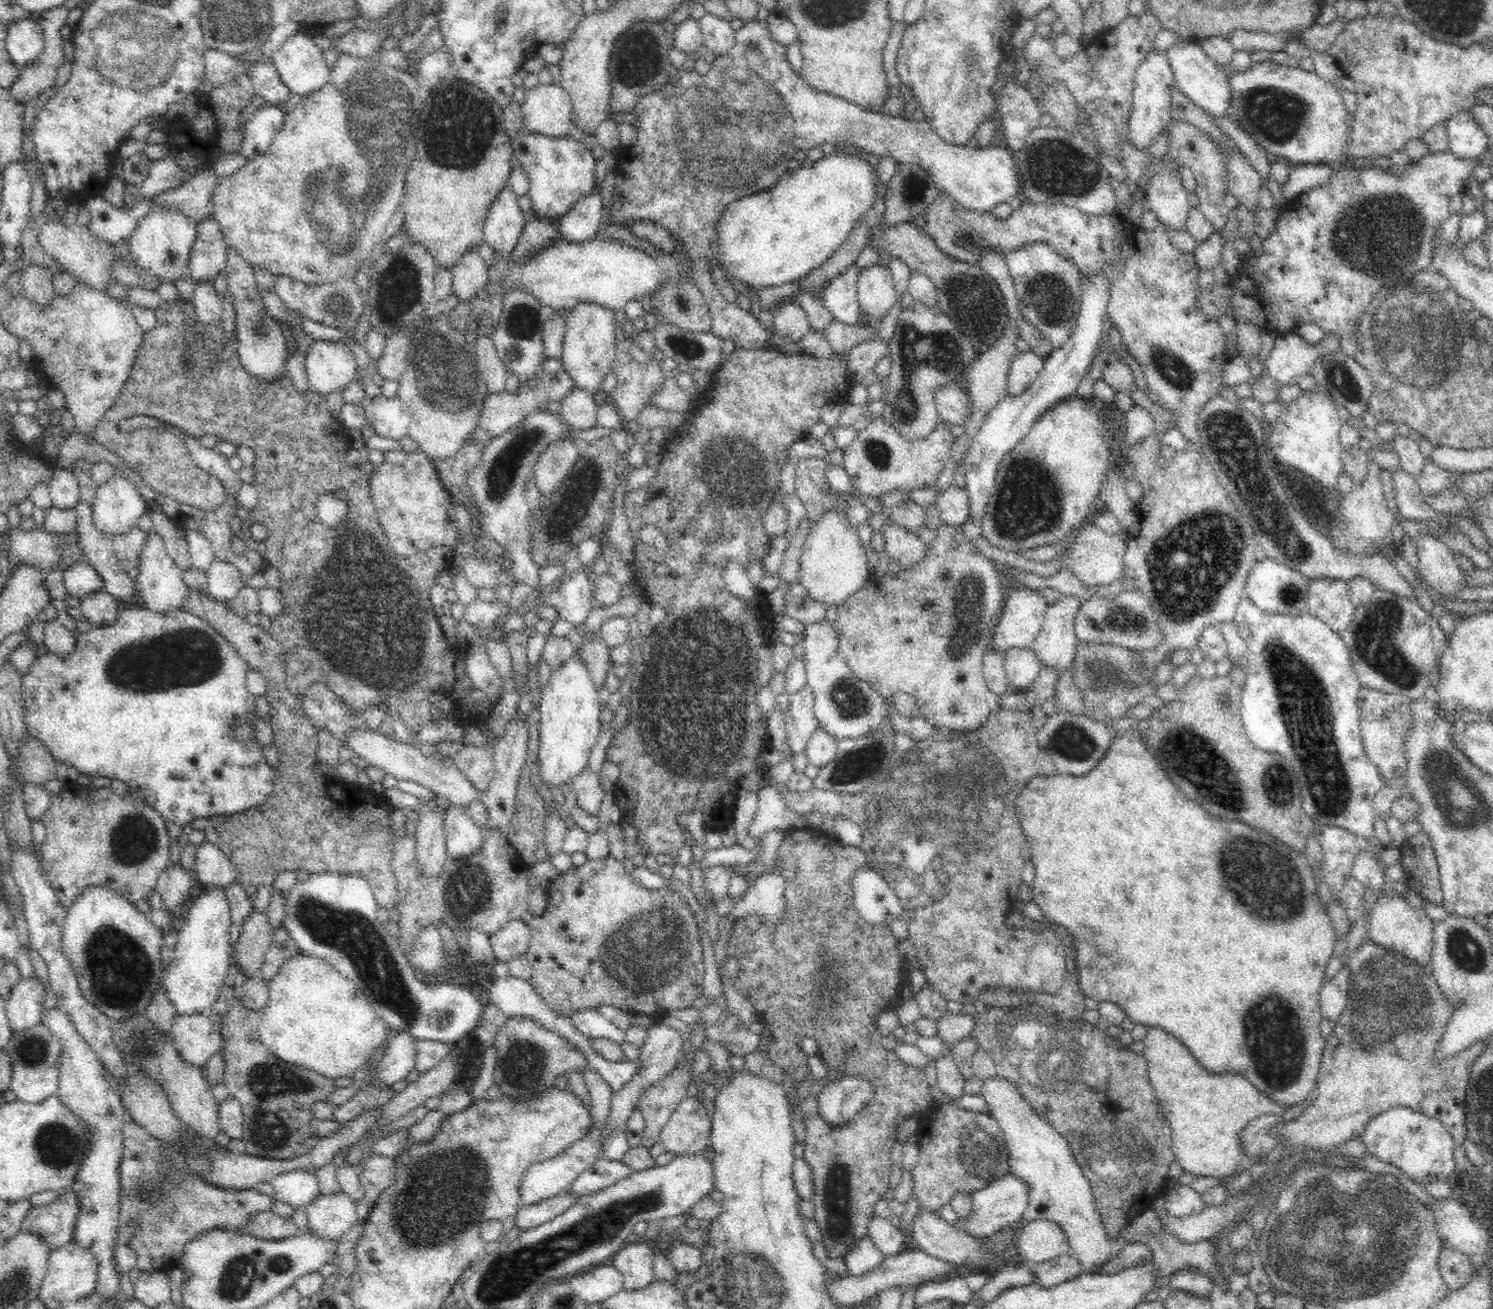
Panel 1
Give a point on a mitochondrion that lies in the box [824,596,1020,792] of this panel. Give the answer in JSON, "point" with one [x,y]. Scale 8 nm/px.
{"point":[849,700]}

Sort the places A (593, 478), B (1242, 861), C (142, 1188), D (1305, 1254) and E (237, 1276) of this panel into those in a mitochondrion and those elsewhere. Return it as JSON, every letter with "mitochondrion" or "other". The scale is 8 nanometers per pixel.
{"A":"other","B":"mitochondrion","C":"mitochondrion","D":"mitochondrion","E":"mitochondrion"}

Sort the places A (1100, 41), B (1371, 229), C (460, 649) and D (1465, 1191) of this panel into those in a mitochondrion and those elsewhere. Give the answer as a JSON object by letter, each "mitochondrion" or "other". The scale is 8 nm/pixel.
{"A":"other","B":"mitochondrion","C":"other","D":"mitochondrion"}

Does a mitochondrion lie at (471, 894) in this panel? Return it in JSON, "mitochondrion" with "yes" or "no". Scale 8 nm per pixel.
{"mitochondrion":"yes"}

